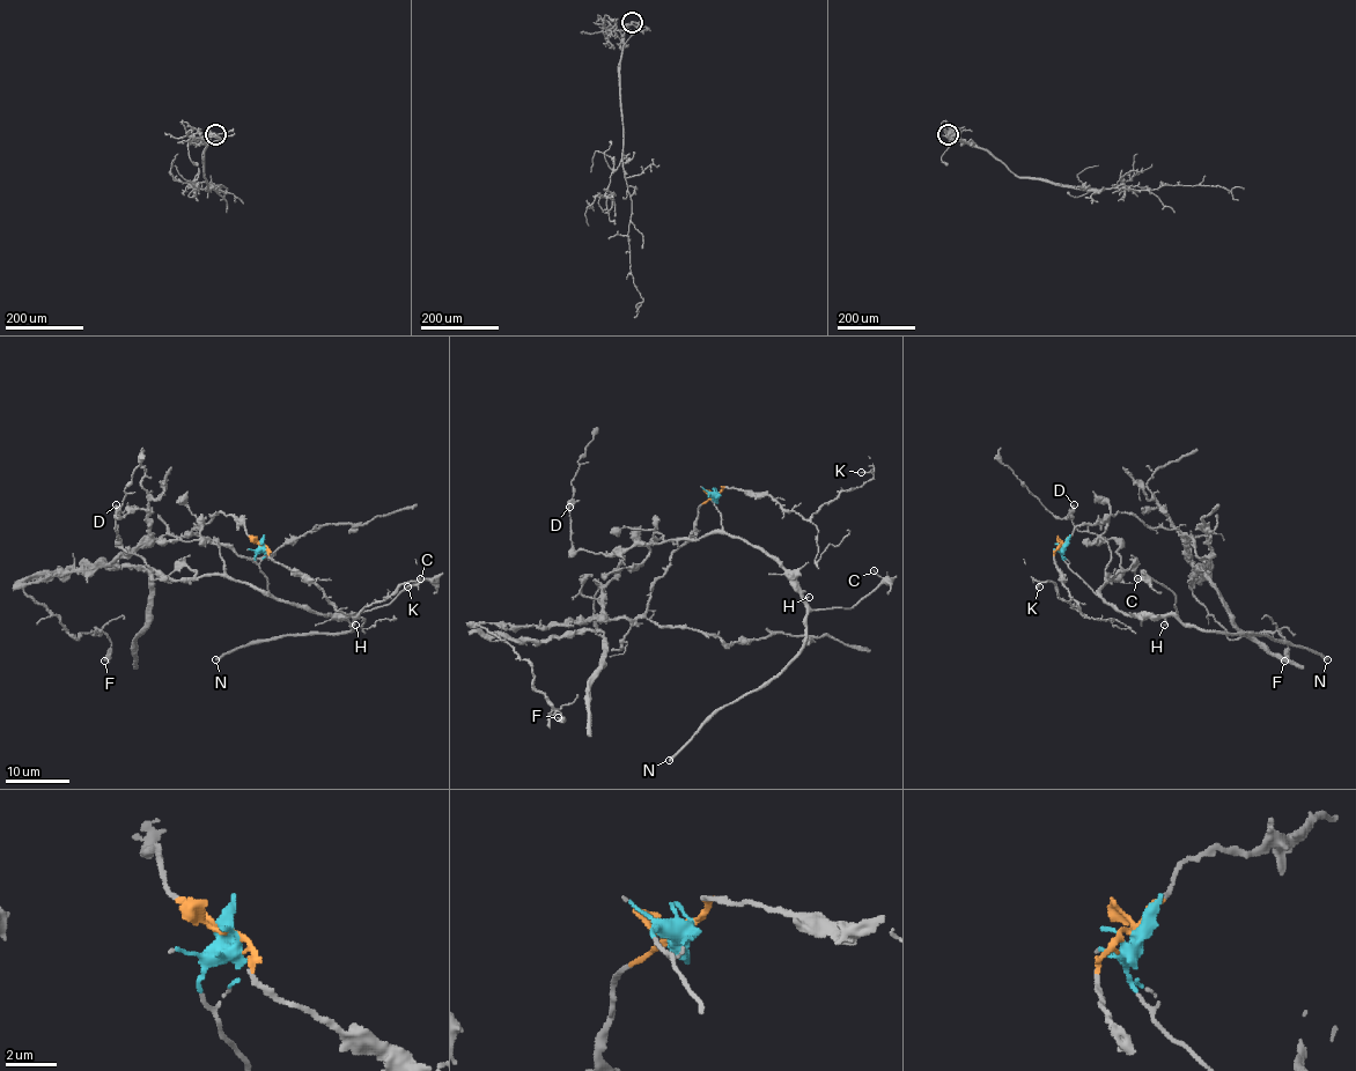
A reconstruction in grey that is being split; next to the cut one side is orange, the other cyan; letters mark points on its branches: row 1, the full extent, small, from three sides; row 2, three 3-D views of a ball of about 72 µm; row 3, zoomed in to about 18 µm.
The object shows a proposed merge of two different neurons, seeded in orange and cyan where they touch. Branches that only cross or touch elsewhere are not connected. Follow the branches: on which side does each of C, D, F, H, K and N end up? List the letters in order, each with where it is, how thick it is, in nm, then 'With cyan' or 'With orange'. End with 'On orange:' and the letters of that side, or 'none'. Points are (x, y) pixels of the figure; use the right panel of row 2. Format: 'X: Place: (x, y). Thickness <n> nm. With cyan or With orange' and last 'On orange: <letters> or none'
C: Place: (1137, 578). Thickness 120 nm. With cyan
D: Place: (1074, 504). Thickness 320 nm. With cyan
F: Place: (1284, 660). Thickness 320 nm. With orange
H: Place: (1164, 625). Thickness 130 nm. With cyan
K: Place: (1039, 586). Thickness 120 nm. With orange
N: Place: (1327, 659). Thickness 340 nm. With cyan
On orange: F, K

